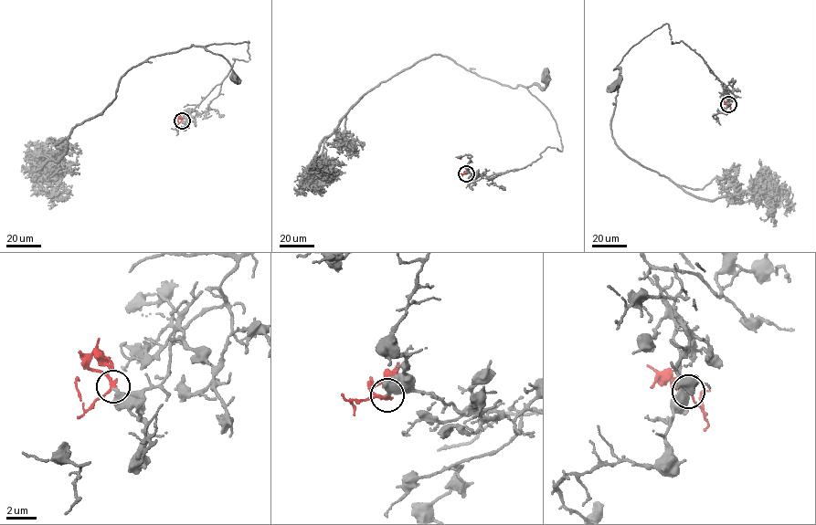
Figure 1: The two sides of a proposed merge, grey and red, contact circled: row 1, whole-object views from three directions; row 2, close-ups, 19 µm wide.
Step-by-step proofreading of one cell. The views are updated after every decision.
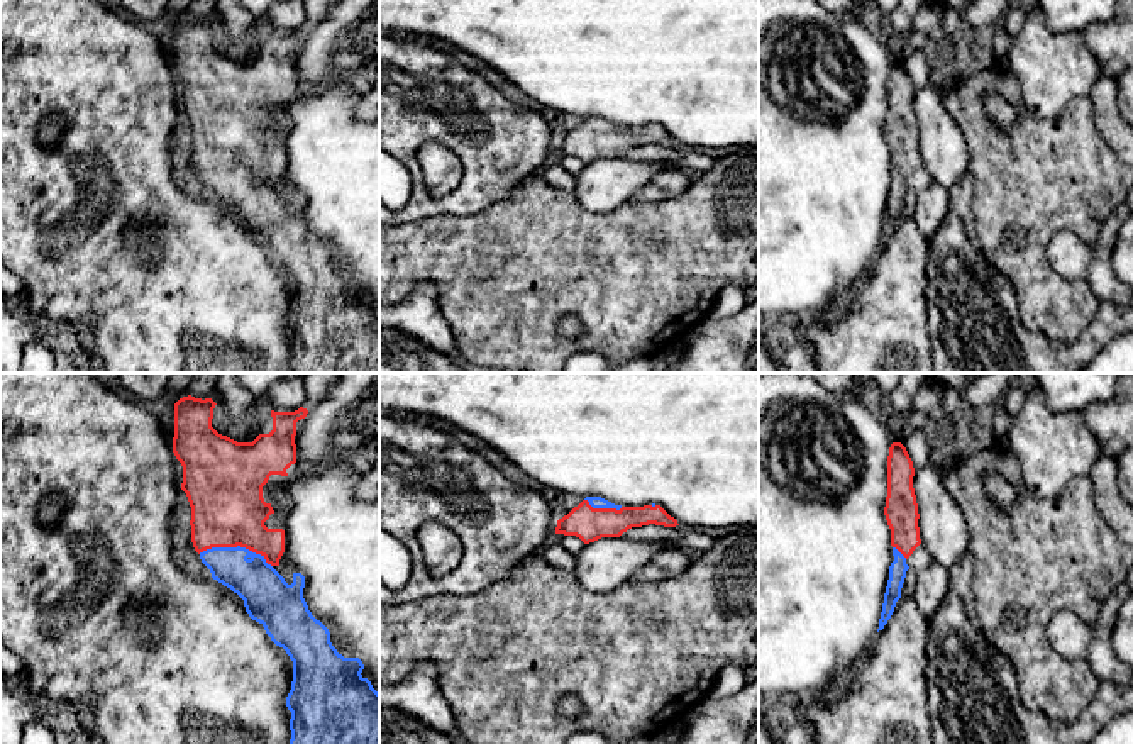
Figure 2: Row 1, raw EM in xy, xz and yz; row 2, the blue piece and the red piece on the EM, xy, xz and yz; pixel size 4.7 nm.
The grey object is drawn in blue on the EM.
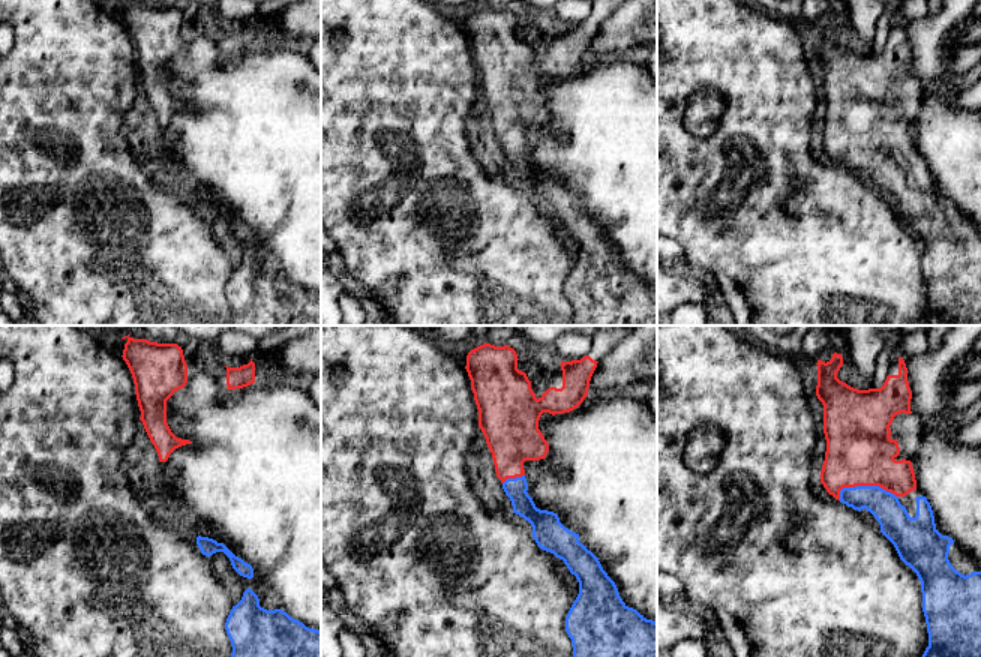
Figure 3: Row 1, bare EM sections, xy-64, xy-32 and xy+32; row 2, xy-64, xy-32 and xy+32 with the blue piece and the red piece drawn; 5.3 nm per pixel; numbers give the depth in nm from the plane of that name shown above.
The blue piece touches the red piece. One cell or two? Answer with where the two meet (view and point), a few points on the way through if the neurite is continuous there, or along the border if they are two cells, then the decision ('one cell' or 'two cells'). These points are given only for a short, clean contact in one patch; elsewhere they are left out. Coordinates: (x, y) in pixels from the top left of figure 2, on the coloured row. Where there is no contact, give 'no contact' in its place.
xy (236, 548) | one cell

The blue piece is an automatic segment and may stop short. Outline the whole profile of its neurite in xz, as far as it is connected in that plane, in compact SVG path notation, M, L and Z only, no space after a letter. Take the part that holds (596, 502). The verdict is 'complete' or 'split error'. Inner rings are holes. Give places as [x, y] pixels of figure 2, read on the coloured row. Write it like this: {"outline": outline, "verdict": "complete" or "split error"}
{"outline": "M586 497L567 515L557 520L555 534L576 536L584 544L601 537L620 537L632 527L679 525L660 505L622 507L601 497Z", "verdict": "split error"}

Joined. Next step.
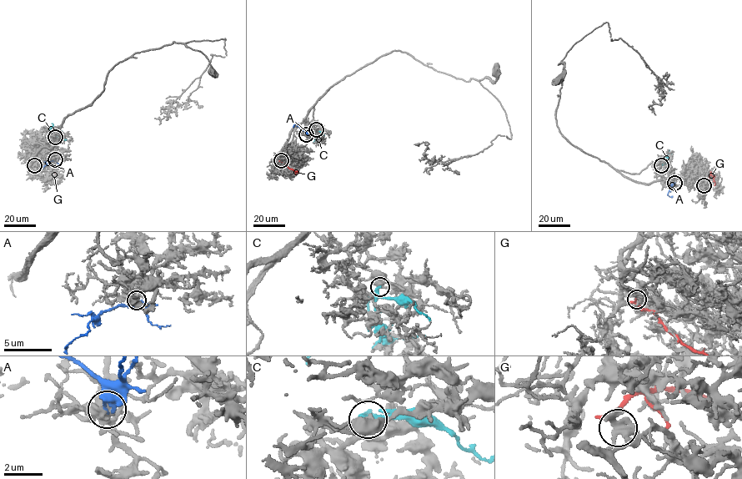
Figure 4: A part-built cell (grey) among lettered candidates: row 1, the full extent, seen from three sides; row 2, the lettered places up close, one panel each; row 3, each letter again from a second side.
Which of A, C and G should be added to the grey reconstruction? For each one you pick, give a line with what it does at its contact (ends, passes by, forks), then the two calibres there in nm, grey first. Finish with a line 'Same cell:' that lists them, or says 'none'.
Same cell: none

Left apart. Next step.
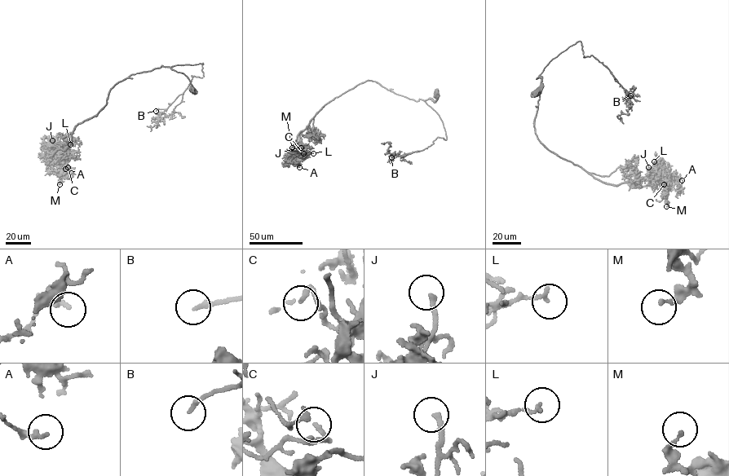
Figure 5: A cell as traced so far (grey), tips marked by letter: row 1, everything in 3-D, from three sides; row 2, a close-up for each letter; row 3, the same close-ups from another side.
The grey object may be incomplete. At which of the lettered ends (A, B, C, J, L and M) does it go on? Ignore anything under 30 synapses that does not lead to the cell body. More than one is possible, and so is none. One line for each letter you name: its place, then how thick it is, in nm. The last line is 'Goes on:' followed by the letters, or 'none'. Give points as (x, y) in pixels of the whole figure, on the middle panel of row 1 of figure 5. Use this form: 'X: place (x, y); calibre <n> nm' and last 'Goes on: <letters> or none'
B: place (391, 157); calibre 180 nm
J: place (301, 147); calibre 220 nm
Goes on: B, J

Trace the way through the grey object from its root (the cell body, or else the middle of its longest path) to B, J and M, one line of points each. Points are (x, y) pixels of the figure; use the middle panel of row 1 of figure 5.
B: (436, 94), (435, 102), (429, 99), (425, 101), (442, 121), (446, 139), (437, 137), (423, 150), (391, 157)
J: (436, 94), (435, 102), (429, 99), (416, 101), (366, 81), (324, 105), (301, 134), (298, 143), (301, 147)
M: (436, 94), (435, 102), (416, 101), (366, 81), (324, 105), (300, 132), (292, 147)

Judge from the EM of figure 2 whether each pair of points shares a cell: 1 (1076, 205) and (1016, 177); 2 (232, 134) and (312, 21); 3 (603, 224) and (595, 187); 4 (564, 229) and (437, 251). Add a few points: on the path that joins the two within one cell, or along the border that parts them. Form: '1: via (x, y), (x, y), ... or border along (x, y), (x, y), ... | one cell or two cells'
1: via (1061, 190), (1050, 180), (1032, 180) | one cell
2: via (234, 105), (281, 58), (283, 49) | one cell
3: border along (571, 192), (590, 210), (613, 210), (629, 202) | two cells
4: via (532, 251), (469, 251) | one cell

